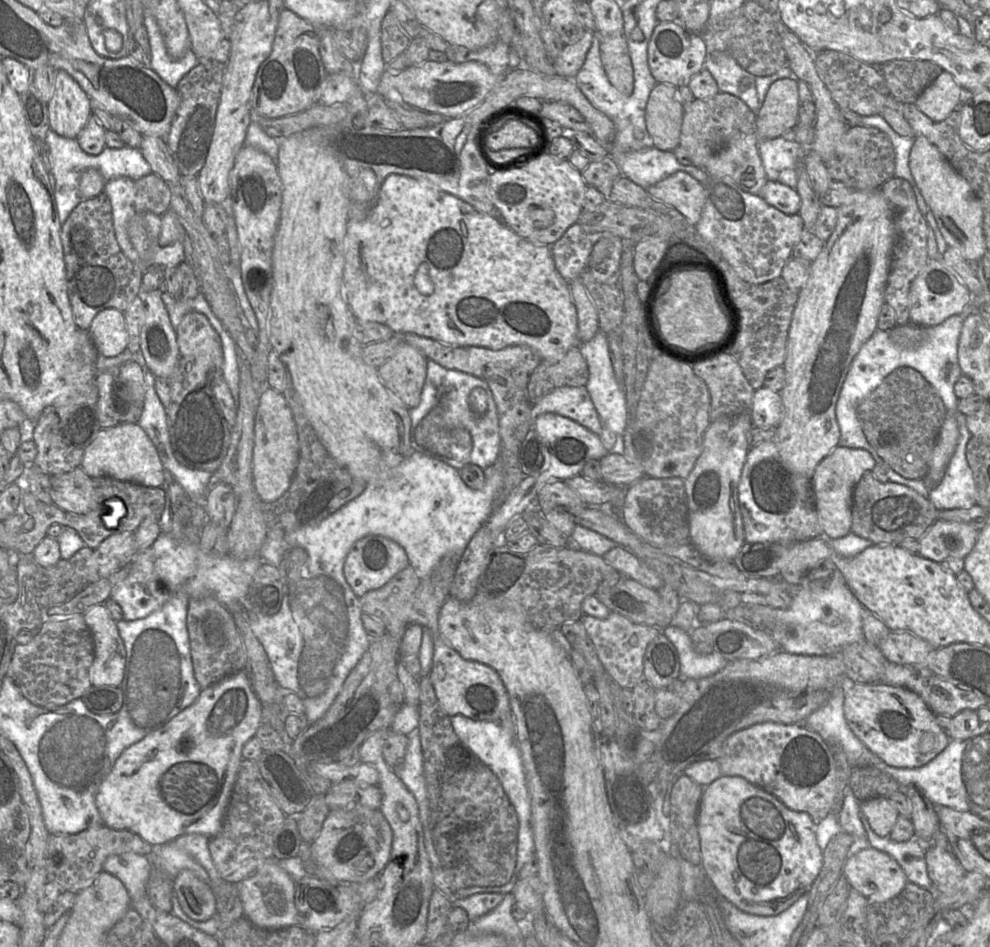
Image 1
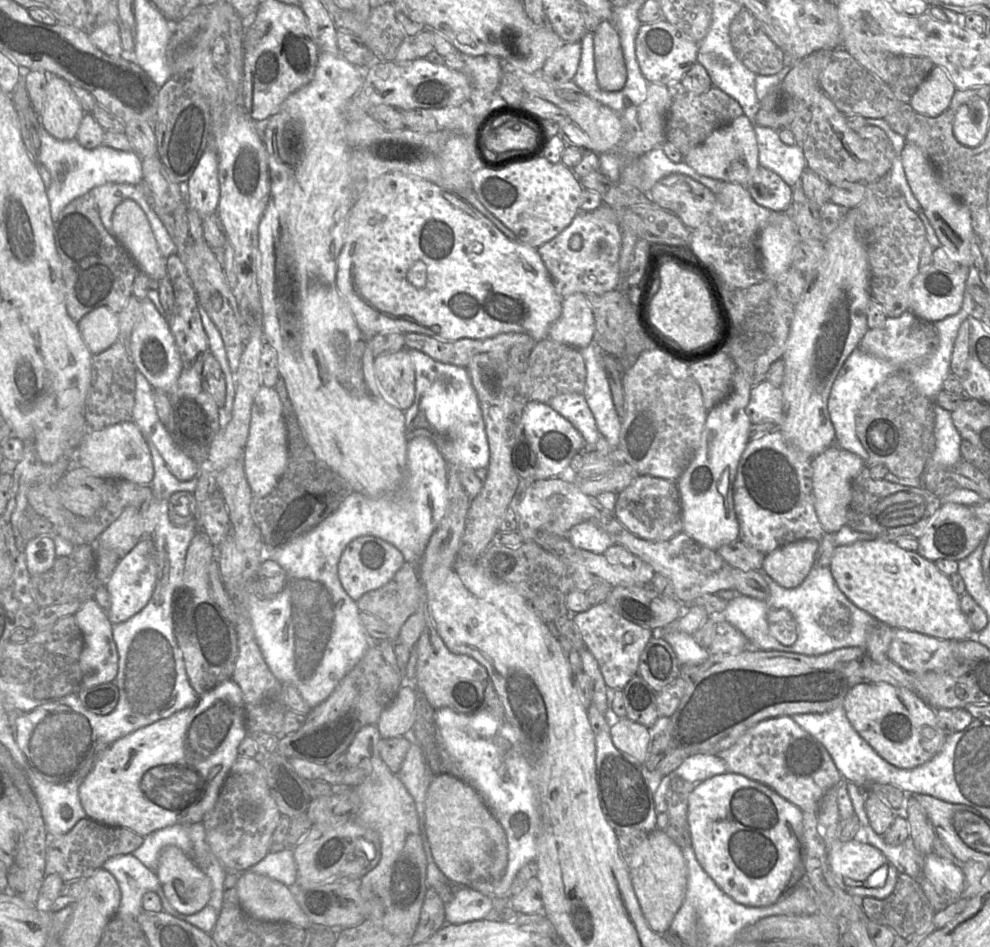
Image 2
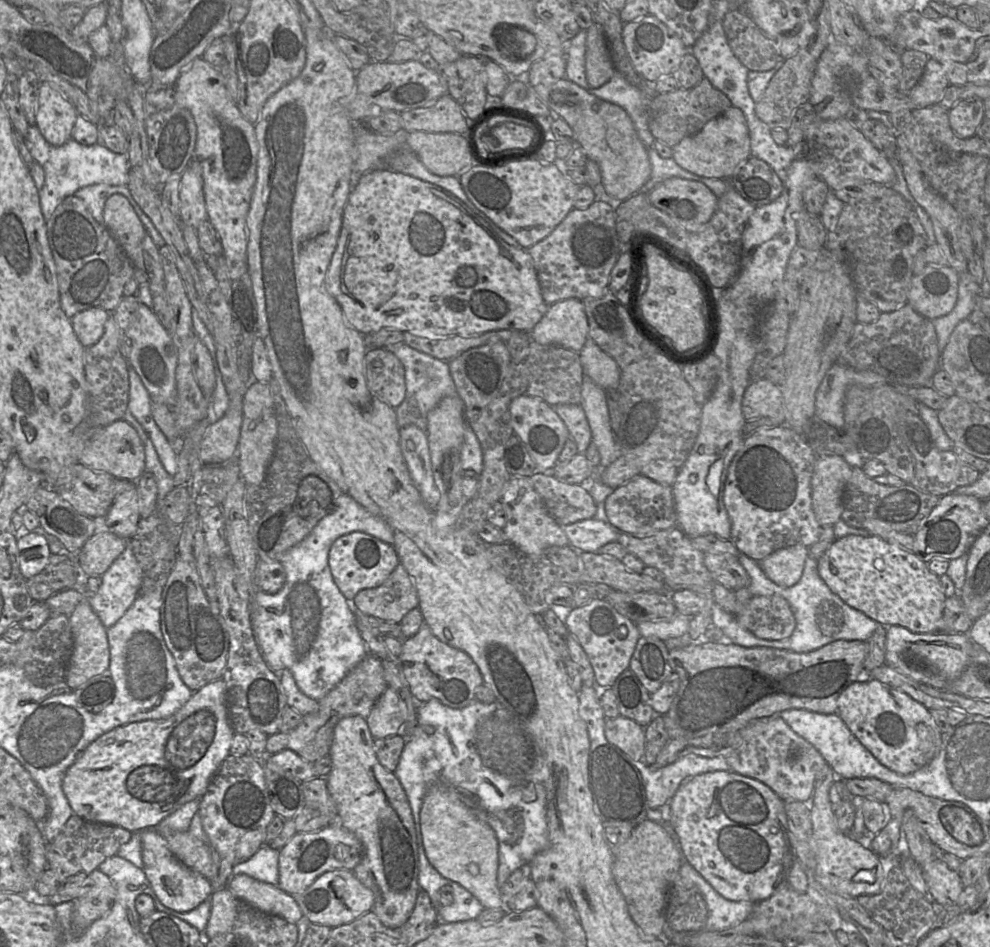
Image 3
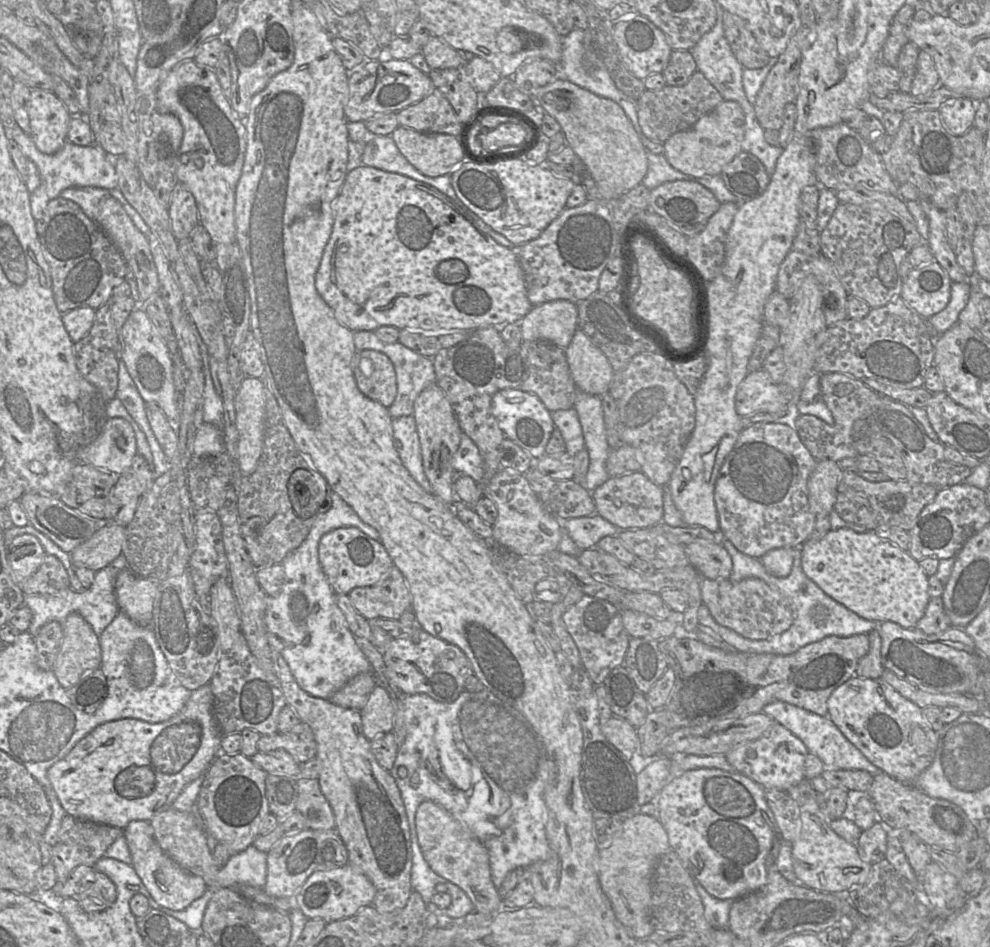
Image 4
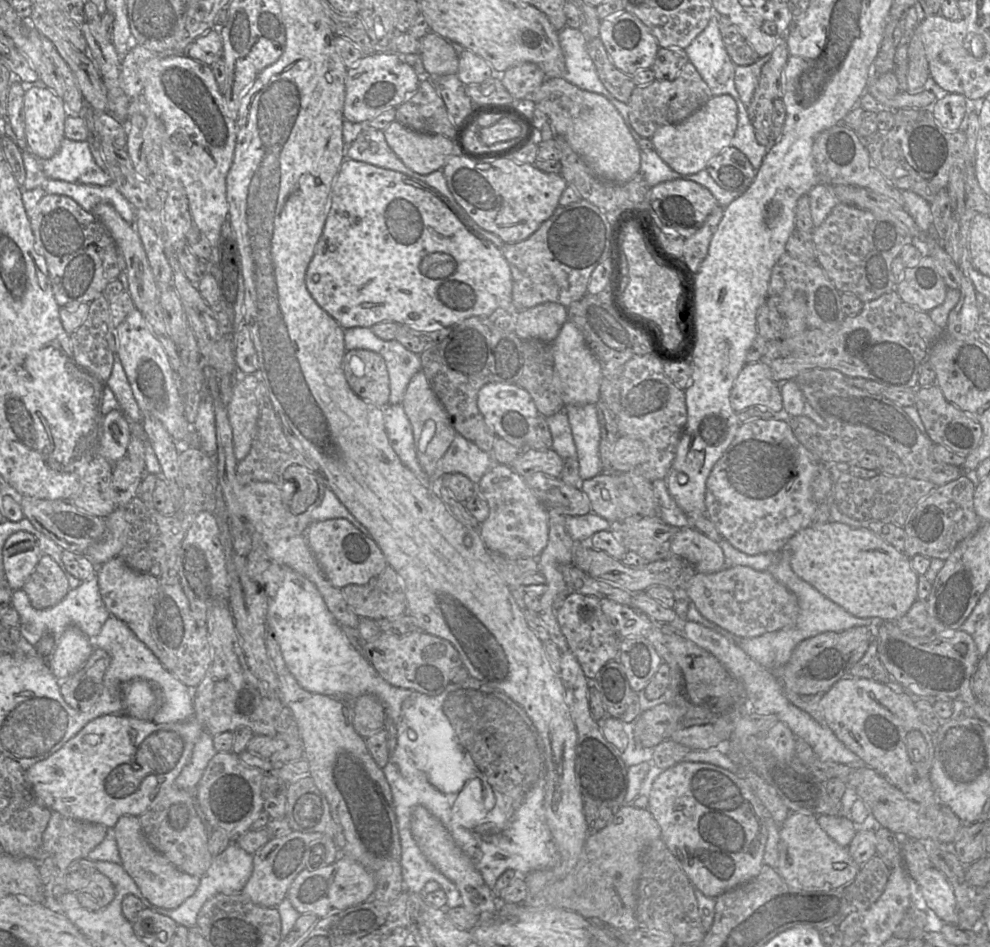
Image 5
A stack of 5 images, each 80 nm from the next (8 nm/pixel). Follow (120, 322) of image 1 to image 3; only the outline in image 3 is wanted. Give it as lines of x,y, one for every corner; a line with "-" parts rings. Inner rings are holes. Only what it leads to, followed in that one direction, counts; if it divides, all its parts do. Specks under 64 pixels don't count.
92,308
75,314
70,318
73,330
80,343
86,348
99,341
104,332
104,325
110,312

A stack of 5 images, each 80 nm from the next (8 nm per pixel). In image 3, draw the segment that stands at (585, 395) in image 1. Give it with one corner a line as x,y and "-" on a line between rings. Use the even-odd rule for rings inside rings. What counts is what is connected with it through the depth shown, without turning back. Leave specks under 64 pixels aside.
558,404
552,407
566,425
570,438
577,446
578,453
584,453
592,442
592,435
582,406
580,404

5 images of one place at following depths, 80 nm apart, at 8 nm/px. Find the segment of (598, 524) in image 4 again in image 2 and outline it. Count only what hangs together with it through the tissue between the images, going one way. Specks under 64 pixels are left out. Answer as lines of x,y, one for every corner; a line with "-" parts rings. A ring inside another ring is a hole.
584,521
573,526
566,537
573,547
604,554
604,552
615,544
611,536
602,530
594,521

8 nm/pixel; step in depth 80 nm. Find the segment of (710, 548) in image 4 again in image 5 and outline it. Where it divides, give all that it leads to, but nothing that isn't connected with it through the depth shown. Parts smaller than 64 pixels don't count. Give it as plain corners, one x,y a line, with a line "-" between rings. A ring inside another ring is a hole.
678,527
680,531
669,543
672,554
688,561
698,573
711,574
725,567
725,558
718,543
695,528

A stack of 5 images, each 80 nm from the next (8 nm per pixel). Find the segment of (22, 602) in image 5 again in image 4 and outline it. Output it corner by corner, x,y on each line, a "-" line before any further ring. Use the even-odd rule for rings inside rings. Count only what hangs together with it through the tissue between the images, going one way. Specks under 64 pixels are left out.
120,555
111,565
97,571
93,584
81,592
70,588
51,595
25,594
24,606
32,612
32,621
27,631
35,637
46,623
50,621
63,622
70,614
76,612
90,624
95,634
100,636
121,612
115,594
115,581
123,569
127,569
126,559

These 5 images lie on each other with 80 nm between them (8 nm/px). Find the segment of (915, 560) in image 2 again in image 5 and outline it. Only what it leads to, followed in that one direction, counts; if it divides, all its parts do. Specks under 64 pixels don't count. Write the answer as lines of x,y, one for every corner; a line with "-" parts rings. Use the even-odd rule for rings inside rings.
832,521
810,525
791,537
786,546
790,549
790,566
793,572
855,617
897,621
917,601
919,575
912,569
910,558
868,528
854,528

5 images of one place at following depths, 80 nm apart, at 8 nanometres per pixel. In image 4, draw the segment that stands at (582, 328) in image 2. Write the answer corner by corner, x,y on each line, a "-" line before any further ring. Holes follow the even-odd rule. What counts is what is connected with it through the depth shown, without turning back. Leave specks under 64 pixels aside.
561,299
535,305
520,320
520,328
523,341
547,341
565,349
578,329
577,304

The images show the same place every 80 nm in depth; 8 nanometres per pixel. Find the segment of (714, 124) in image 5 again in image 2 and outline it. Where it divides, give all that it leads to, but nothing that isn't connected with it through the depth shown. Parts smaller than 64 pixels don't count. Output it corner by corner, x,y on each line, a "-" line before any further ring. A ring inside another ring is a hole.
743,114
714,130
703,143
684,155
684,162
697,173
723,182
746,186
759,165
759,152
754,127

